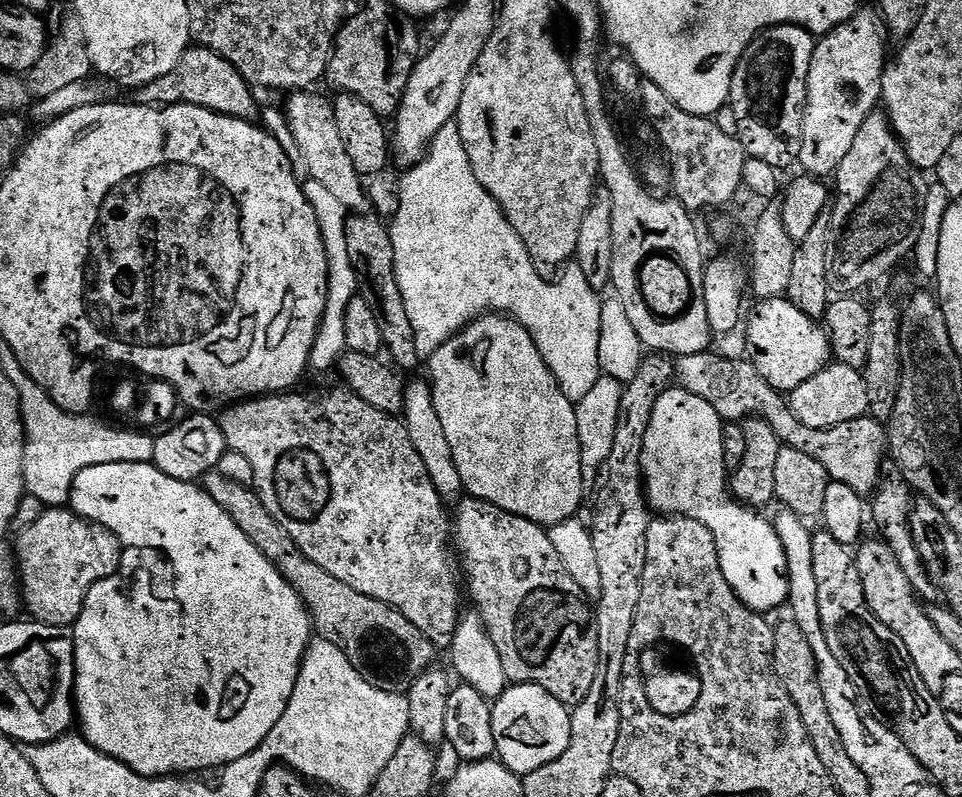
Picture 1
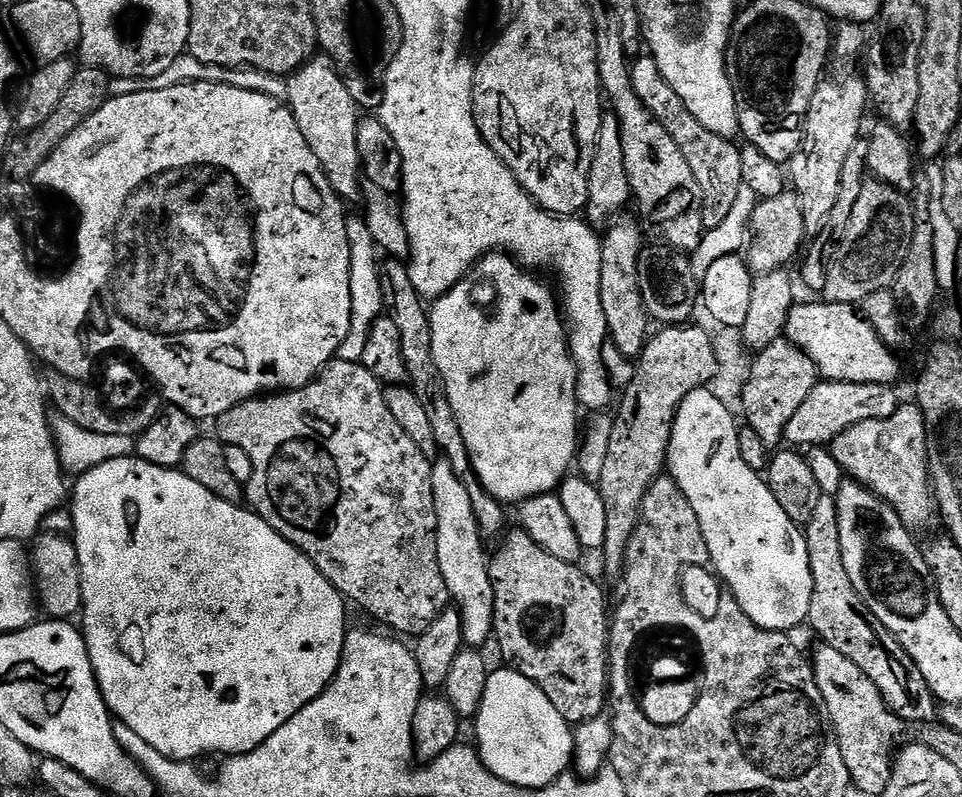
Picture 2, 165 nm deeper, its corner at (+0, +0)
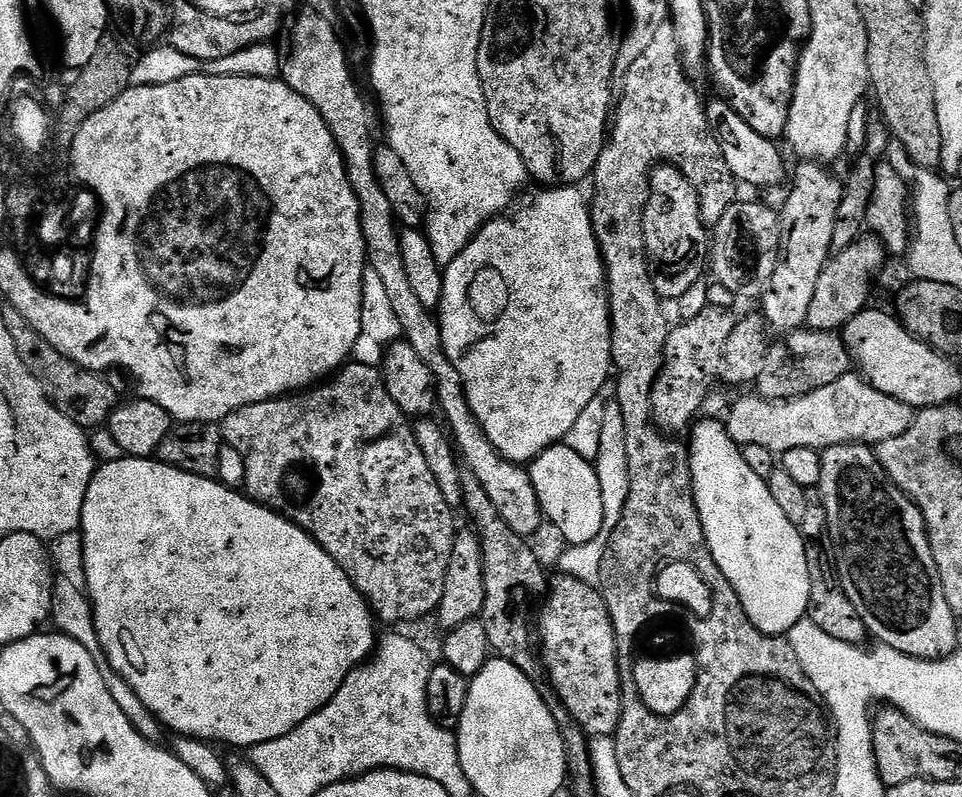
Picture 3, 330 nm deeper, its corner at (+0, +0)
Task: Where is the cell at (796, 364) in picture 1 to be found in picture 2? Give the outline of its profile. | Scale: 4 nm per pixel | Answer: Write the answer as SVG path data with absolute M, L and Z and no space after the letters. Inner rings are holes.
M797 303L788 315L788 326L786 329L787 339L791 340L794 346L806 353L816 367L817 373L825 381L837 380L843 384L887 384L895 385L896 379L900 376L900 360L897 353L878 338L874 326L864 319L863 315L850 304L800 304Z

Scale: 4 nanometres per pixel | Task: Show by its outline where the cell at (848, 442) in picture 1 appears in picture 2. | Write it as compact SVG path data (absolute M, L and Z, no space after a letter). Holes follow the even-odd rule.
M914 402L901 403L896 412L885 420L858 422L858 426L850 426L850 430L838 434L838 438L832 440L830 451L842 472L886 501L896 511L909 532L920 534L923 528L931 526L932 516L934 520L934 497L932 481L928 478L928 431L922 410Z

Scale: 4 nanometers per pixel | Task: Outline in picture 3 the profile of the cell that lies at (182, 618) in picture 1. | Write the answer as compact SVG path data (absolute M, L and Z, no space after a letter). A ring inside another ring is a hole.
M125 458L101 463L92 476L90 486L86 490L86 502L82 506L79 531L84 538L86 582L88 583L86 591L88 599L92 602L92 613L96 615L98 638L106 650L106 658L110 658L110 666L114 666L117 674L122 678L126 678L126 682L130 682L130 687L133 688L134 694L138 694L138 698L142 698L144 705L152 711L161 725L167 731L169 728L172 734L176 736L192 736L195 740L211 742L216 746L229 744L232 750L244 750L240 748L251 750L257 748L262 742L270 742L274 738L282 738L286 734L290 734L290 730L294 730L302 722L306 722L306 718L310 718L322 706L326 706L332 701L334 694L338 694L342 682L346 682L346 678L350 675L353 668L359 668L361 664L365 663L378 647L378 635L376 636L377 617L372 609L368 607L367 602L364 601L364 595L354 586L354 582L350 582L346 570L342 570L342 566L338 566L338 562L334 562L334 558L330 558L330 554L326 554L326 550L322 550L322 546L318 546L316 539L306 530L299 528L293 520L288 520L281 516L273 508L265 508L263 504L257 504L255 500L249 498L243 491L226 487L220 483L219 479L186 474L182 470L172 468L156 458Z

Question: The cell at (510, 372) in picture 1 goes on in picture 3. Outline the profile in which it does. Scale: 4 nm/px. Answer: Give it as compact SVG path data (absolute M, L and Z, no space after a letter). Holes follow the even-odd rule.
M576 186L545 187L540 190L544 192L538 193L529 204L522 205L520 209L517 207L511 214L501 214L484 225L482 231L466 246L466 250L462 250L462 254L458 254L458 258L454 258L454 262L450 262L443 269L444 289L438 319L446 358L464 379L464 393L470 402L470 410L474 418L478 418L494 450L498 450L500 455L505 456L510 462L521 466L531 465L547 448L561 443L570 434L578 416L592 408L592 400L614 372L611 354L612 301L608 287L608 269L596 237L596 227L592 225L589 197L583 196L580 190Z

